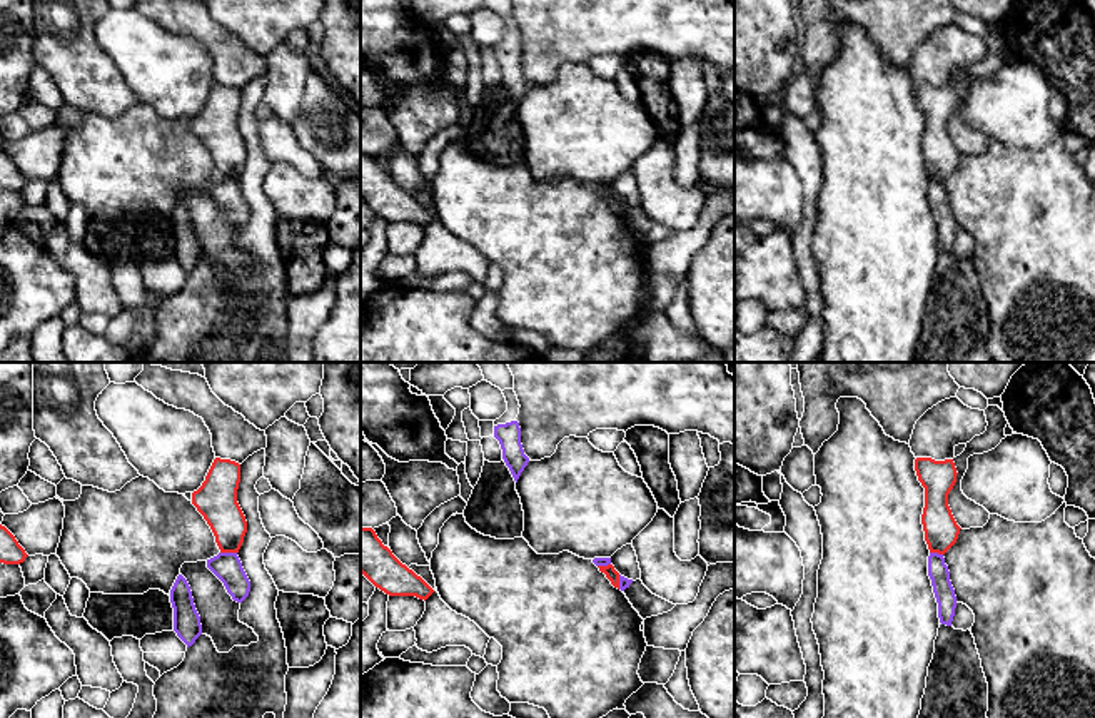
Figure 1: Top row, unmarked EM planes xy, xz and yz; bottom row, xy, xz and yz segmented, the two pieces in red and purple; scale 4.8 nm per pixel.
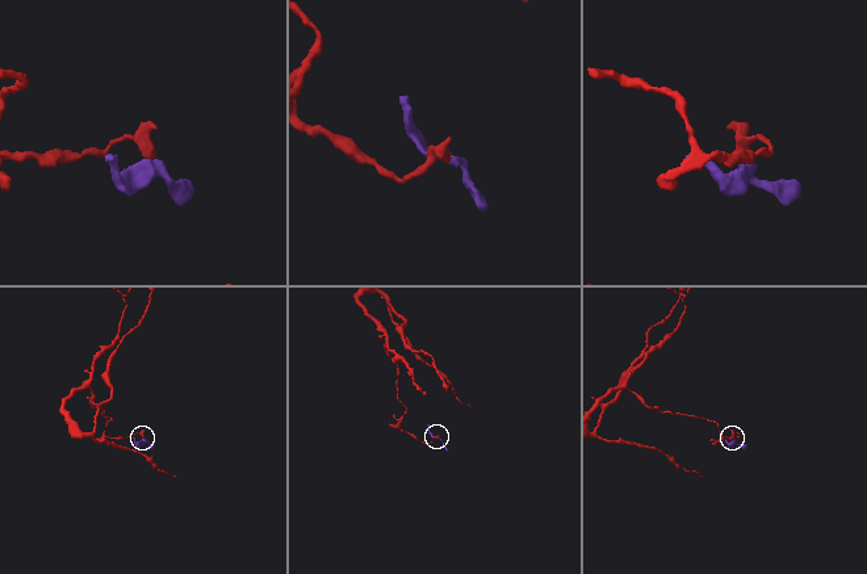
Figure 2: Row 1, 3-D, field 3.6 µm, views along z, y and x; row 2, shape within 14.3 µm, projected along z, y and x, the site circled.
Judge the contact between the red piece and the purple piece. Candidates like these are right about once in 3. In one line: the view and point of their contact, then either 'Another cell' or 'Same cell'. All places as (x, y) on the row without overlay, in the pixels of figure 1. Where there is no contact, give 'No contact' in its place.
Touches red at xy (229, 177). Another cell

